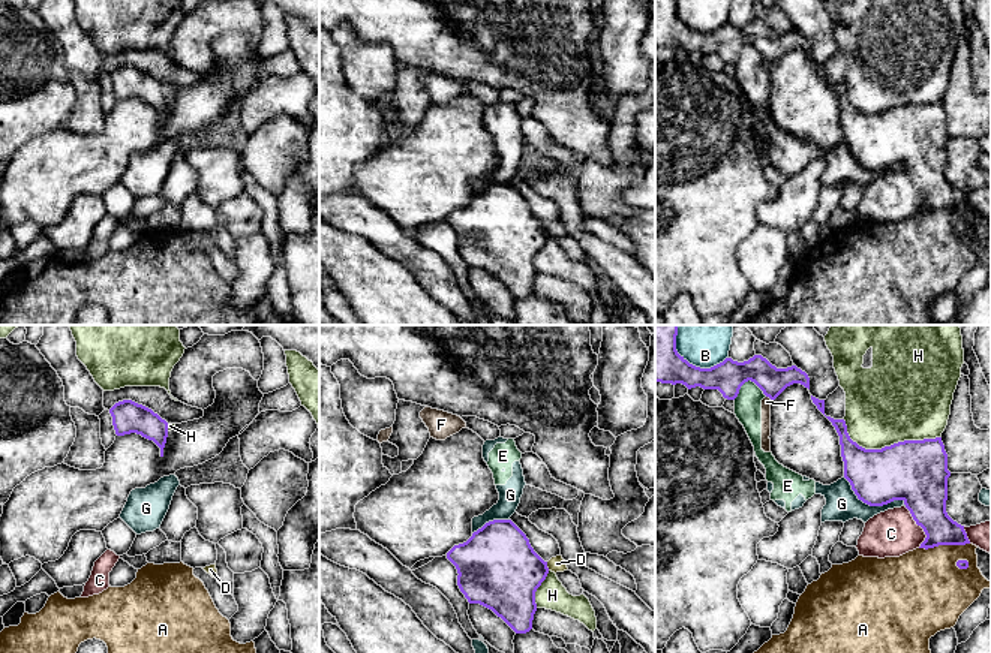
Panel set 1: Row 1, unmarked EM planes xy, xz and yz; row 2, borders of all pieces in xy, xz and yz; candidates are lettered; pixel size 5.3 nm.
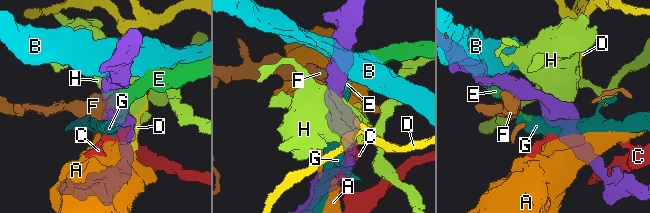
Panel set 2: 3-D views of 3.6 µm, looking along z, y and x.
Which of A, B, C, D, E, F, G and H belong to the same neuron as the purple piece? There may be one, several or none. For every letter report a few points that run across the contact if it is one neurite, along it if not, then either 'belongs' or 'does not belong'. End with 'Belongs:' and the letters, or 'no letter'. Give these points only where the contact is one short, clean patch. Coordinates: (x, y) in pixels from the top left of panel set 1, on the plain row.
A: does not belong
B: does not belong
C: does not belong
D: line xz (546, 226), (549, 234); does not belong
E: does not belong
F: line yz (766, 60), (771, 65); does not belong
G: does not belong
H: does not belong
Belongs: no letter

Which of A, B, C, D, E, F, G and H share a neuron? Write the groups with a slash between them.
A / B / C / D / E F G / H

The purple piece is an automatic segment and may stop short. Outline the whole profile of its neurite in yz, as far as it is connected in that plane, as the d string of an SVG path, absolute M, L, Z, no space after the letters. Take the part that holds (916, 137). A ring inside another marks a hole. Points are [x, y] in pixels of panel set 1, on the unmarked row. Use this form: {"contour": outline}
{"contour": "M826 82L840 100L844 142L859 165L870 171L903 165L927 199L919 213L970 208L964 190L946 177L951 136L942 102L865 114L850 103L844 84Z"}

